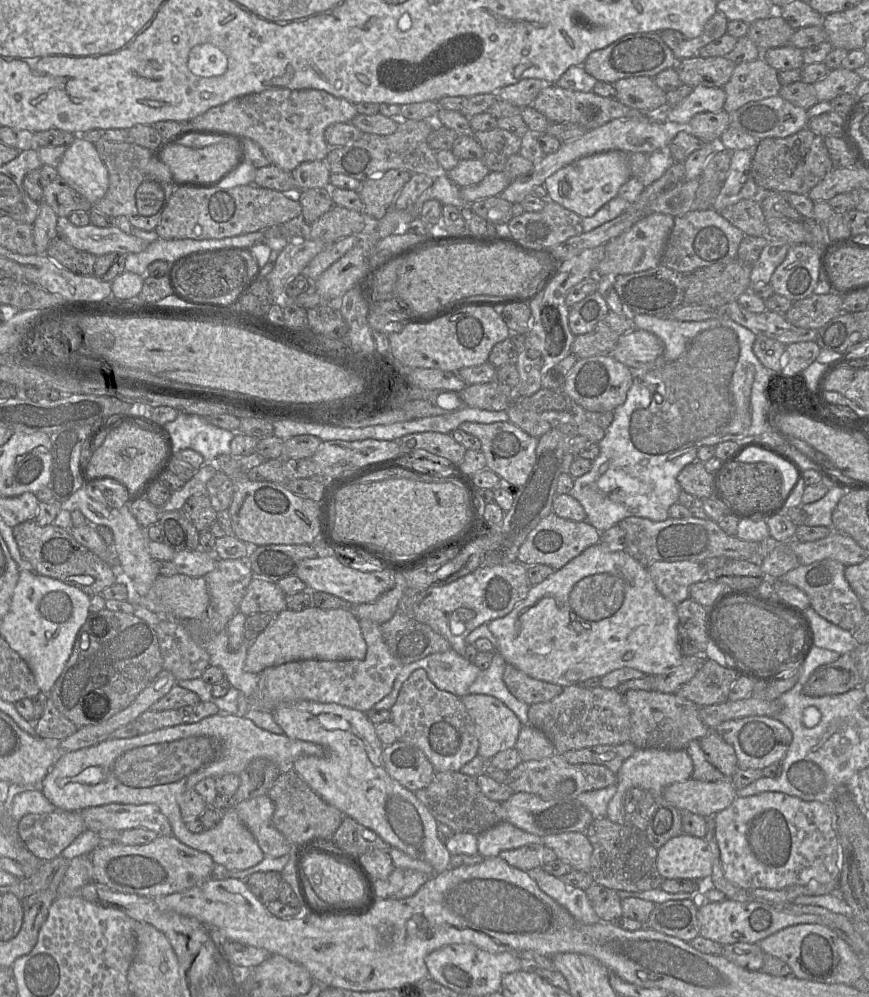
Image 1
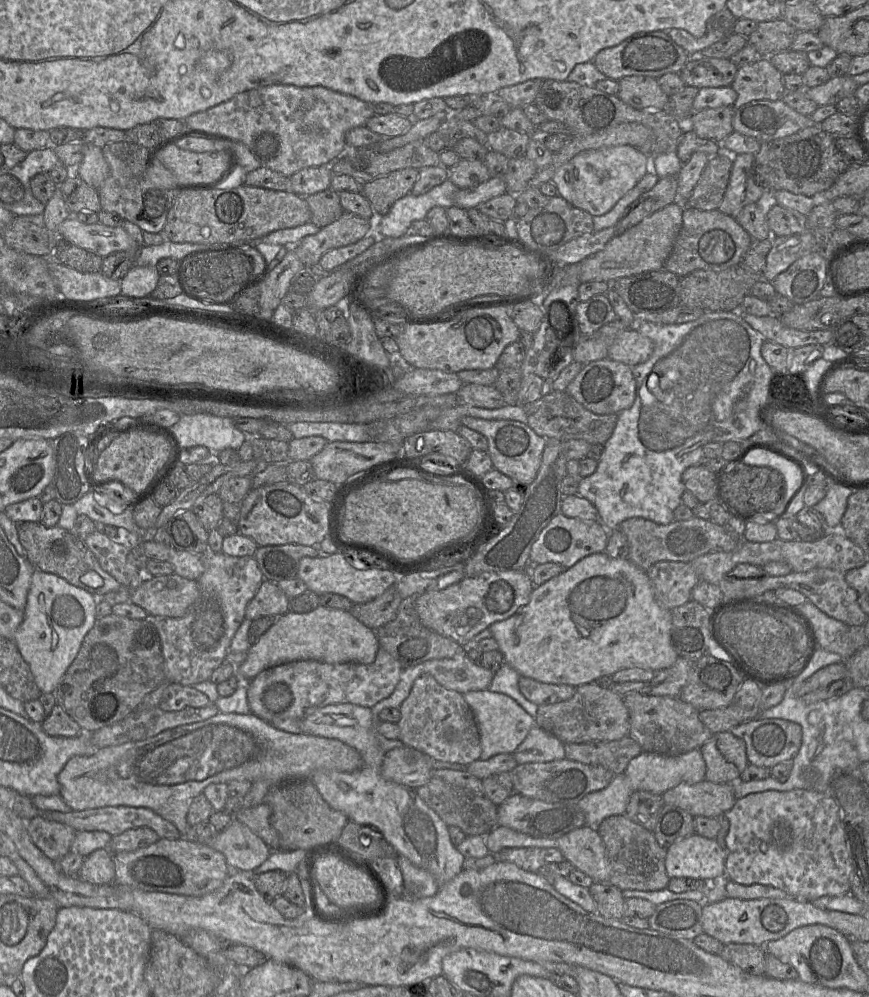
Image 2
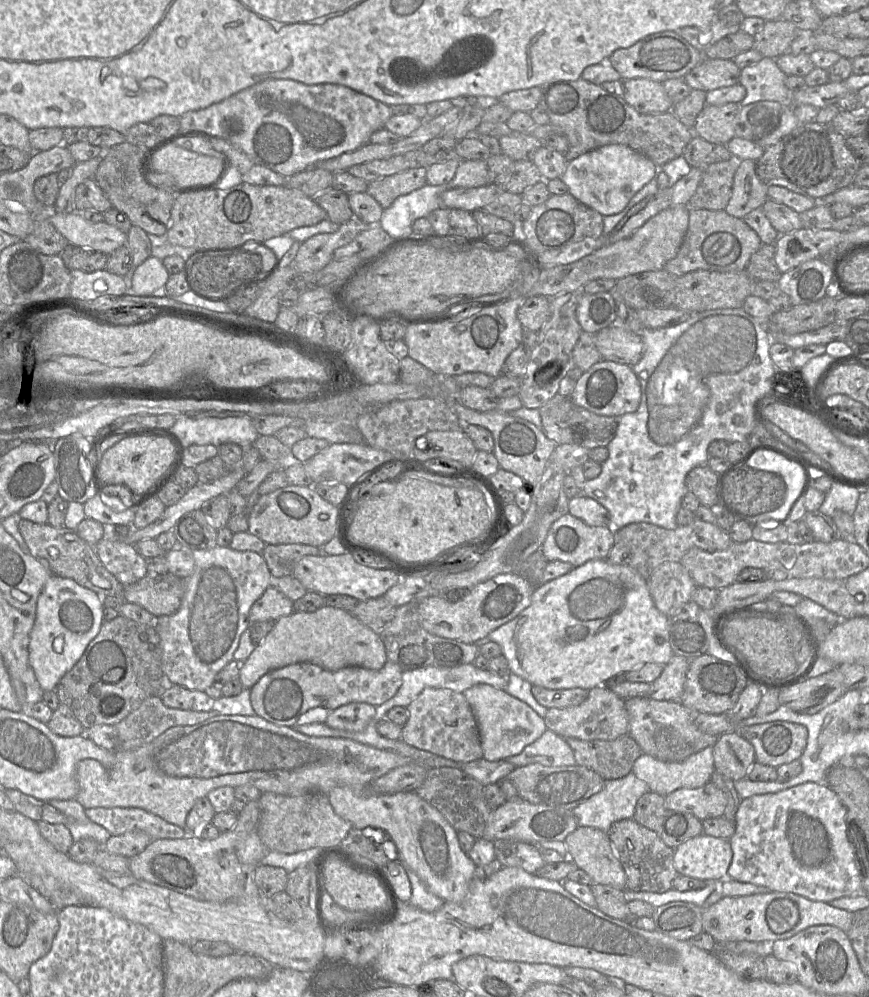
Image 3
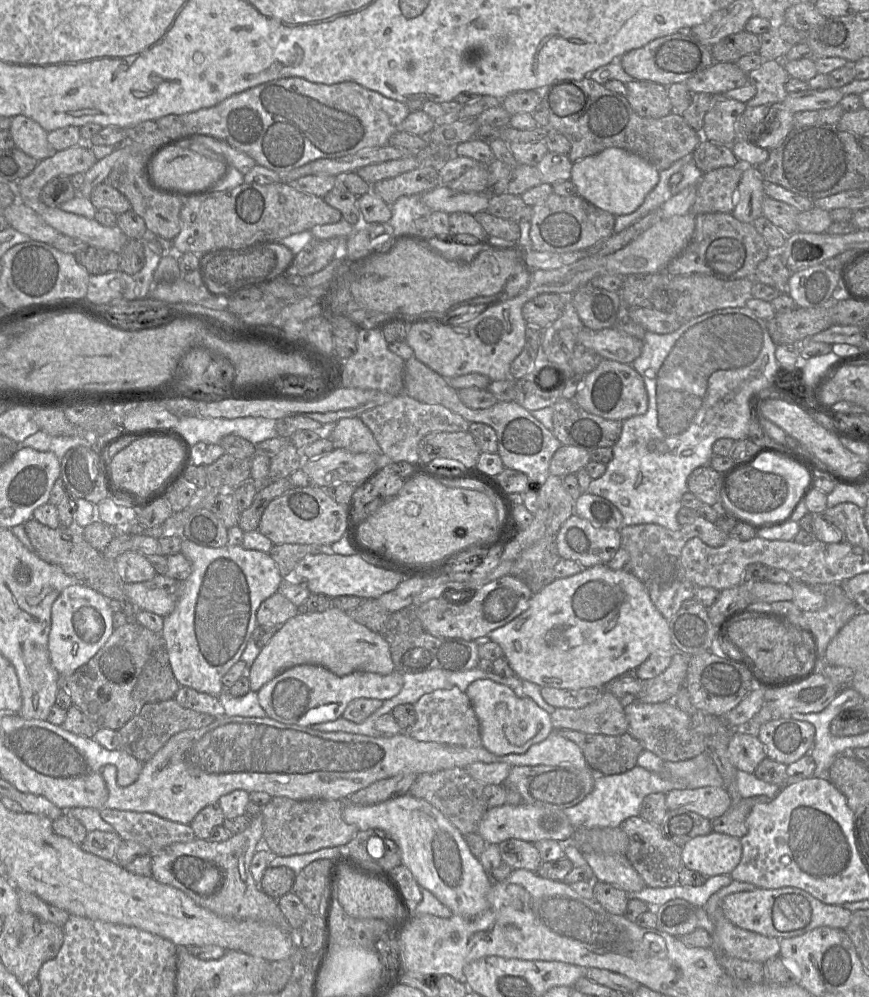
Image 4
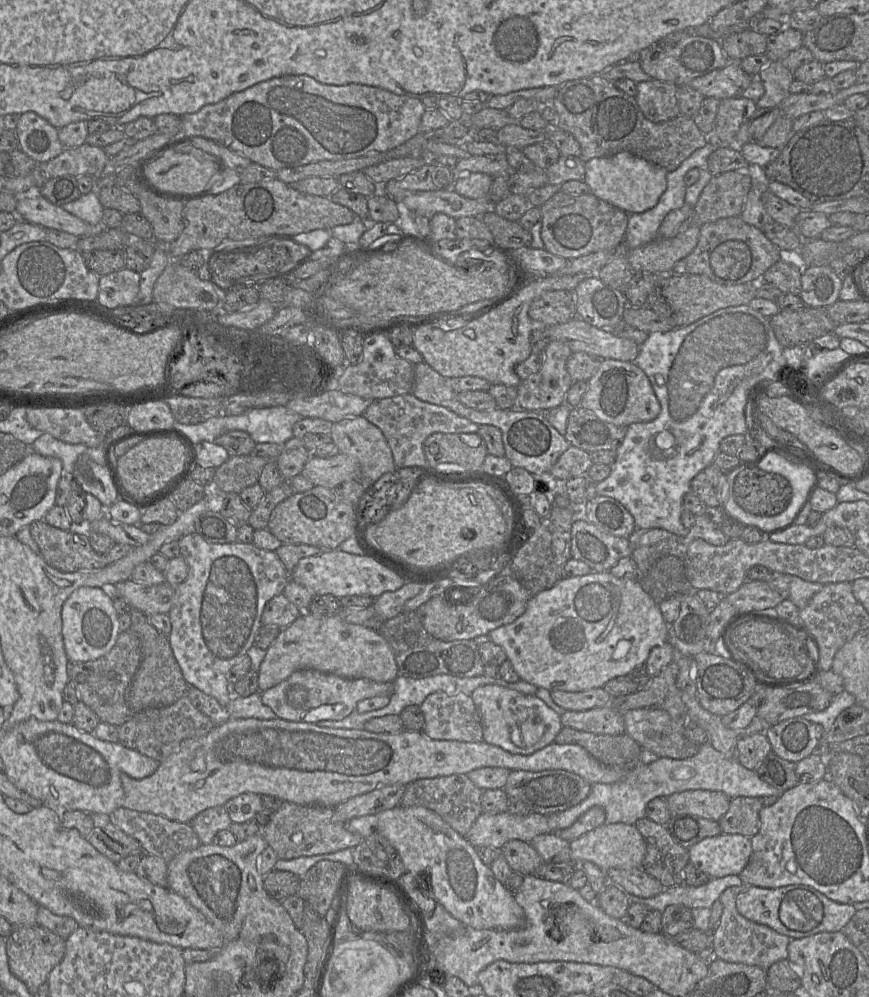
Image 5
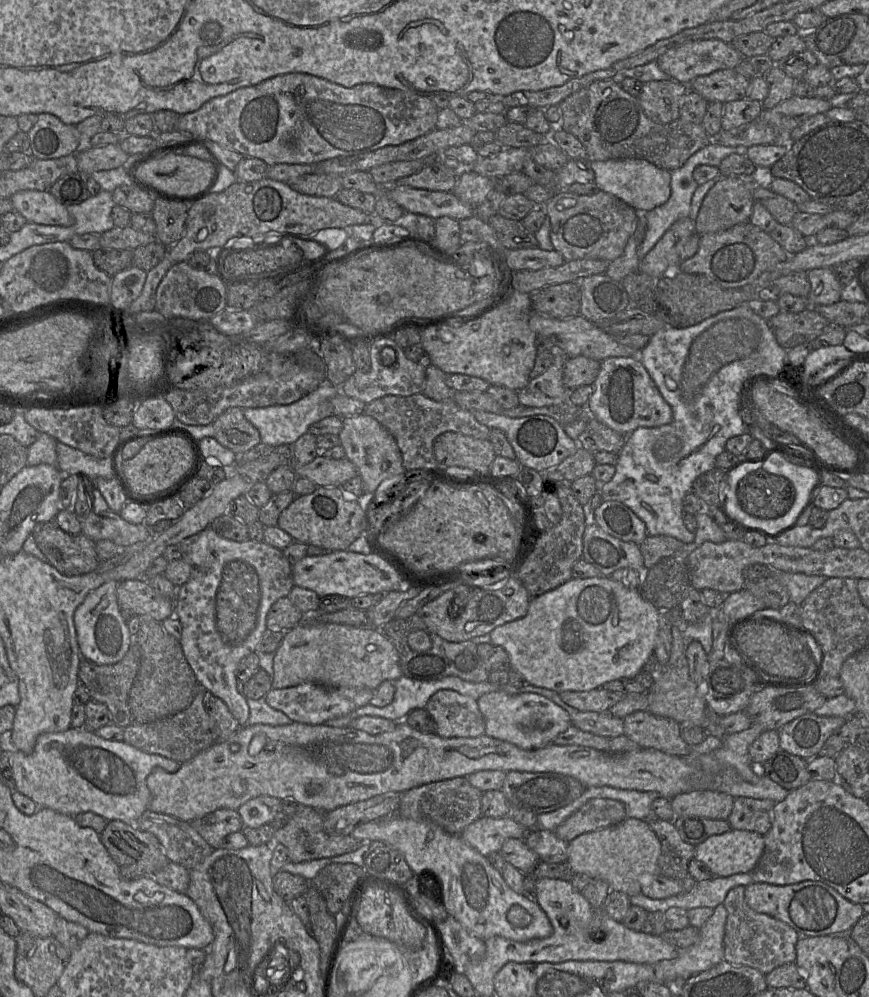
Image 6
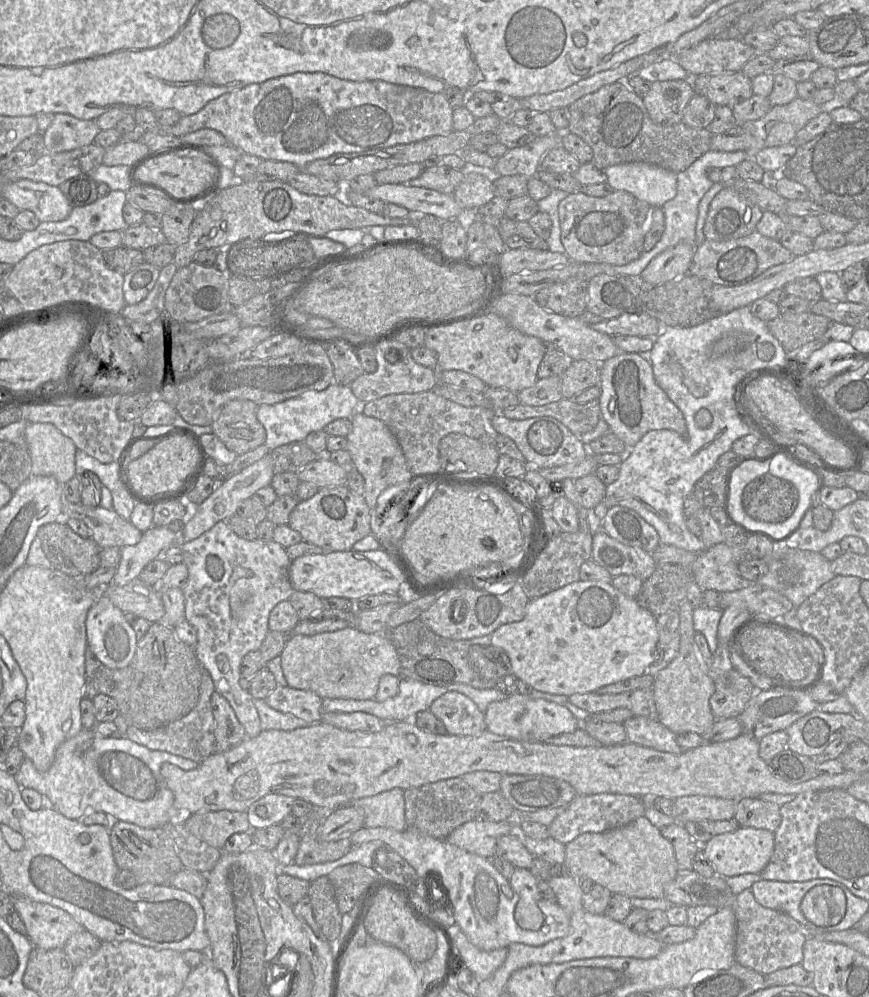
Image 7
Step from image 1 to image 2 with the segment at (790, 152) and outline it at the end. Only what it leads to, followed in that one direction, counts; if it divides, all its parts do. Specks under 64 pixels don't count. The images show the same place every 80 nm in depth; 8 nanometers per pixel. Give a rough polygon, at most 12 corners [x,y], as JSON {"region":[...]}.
{"region":[[811,123],[761,142],[754,181],[819,199],[851,165]]}

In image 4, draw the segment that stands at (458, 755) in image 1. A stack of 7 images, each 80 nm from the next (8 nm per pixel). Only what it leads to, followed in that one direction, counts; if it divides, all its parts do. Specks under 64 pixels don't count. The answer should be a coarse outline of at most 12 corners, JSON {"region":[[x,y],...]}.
{"region":[[457,687],[426,693],[404,731],[413,739],[482,745],[471,700]]}

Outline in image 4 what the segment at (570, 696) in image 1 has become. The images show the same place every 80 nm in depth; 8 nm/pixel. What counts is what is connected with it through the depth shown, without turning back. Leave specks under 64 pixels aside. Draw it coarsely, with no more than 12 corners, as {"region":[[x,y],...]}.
{"region":[[602,689],[582,708],[556,708],[554,730],[628,731],[622,700]]}

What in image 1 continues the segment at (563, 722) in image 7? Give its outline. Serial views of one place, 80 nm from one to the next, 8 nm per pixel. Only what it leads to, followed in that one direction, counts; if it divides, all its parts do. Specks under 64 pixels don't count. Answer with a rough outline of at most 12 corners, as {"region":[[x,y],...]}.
{"region":[[461,697],[478,755],[514,748],[522,723],[499,699]]}

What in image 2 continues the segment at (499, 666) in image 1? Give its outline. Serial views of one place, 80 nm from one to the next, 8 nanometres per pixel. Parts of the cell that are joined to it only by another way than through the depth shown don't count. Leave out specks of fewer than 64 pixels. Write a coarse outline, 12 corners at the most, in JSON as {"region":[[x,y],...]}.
{"region":[[506,662],[494,673],[492,692],[514,699],[535,718],[538,706],[519,690],[520,674]]}

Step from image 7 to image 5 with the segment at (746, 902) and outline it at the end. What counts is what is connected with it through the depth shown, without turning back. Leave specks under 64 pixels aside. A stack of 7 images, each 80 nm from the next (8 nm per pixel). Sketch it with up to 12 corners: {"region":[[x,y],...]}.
{"region":[[752,885],[721,894],[711,957],[767,970],[788,959],[791,938],[738,912]]}

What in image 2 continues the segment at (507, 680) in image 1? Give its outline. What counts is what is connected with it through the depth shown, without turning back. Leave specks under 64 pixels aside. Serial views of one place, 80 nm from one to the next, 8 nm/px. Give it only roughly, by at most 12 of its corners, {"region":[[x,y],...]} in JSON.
{"region":[[521,675],[523,696],[537,706],[566,701],[571,685],[542,683]]}

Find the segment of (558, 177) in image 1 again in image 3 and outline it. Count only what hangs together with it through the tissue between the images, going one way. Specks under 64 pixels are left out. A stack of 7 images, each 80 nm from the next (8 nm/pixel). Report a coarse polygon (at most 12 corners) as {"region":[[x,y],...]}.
{"region":[[622,144],[584,153],[560,178],[602,216],[621,212],[657,175]]}

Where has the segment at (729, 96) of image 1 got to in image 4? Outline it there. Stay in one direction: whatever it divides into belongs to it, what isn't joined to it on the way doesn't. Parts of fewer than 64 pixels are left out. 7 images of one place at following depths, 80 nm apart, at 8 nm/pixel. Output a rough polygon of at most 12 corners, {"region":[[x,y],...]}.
{"region":[[782,60],[747,73],[756,94],[747,107],[783,103],[788,78]]}

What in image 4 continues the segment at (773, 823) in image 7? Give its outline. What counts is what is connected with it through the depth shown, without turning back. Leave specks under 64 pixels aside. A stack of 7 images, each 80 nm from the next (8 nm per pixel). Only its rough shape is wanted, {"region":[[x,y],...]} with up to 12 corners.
{"region":[[740,798],[712,830],[736,838],[746,835],[747,817],[758,798]]}

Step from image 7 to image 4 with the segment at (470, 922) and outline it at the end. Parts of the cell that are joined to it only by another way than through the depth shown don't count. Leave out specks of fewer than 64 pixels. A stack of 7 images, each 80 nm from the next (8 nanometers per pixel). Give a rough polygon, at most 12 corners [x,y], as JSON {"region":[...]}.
{"region":[[409,793],[342,801],[382,831],[421,888],[453,914],[488,908],[492,883],[465,836]]}

